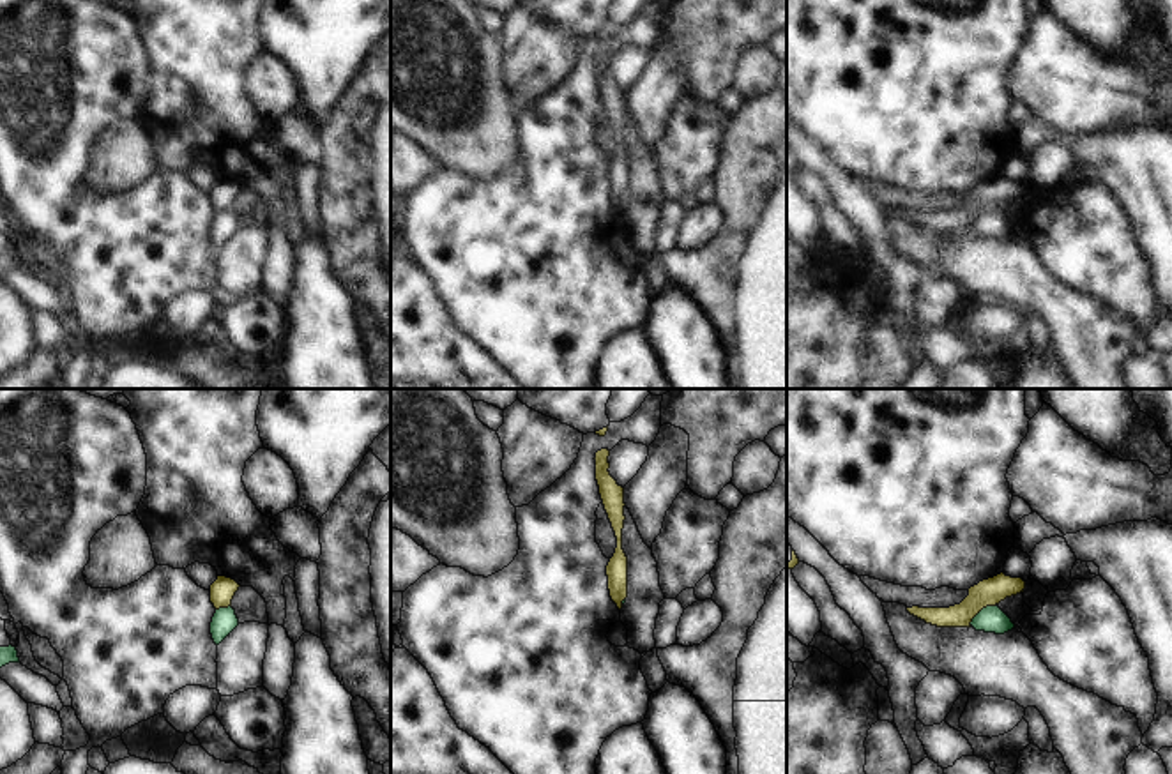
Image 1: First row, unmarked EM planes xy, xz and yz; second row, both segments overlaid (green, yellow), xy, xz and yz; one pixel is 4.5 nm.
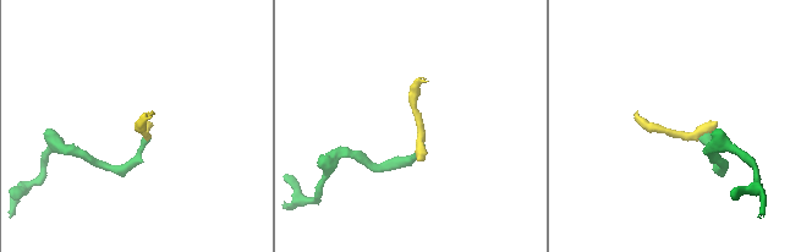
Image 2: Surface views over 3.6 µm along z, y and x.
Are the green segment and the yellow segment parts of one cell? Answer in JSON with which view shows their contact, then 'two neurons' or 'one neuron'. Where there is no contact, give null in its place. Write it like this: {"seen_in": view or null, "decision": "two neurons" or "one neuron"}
{"seen_in": "yz", "decision": "two neurons"}

